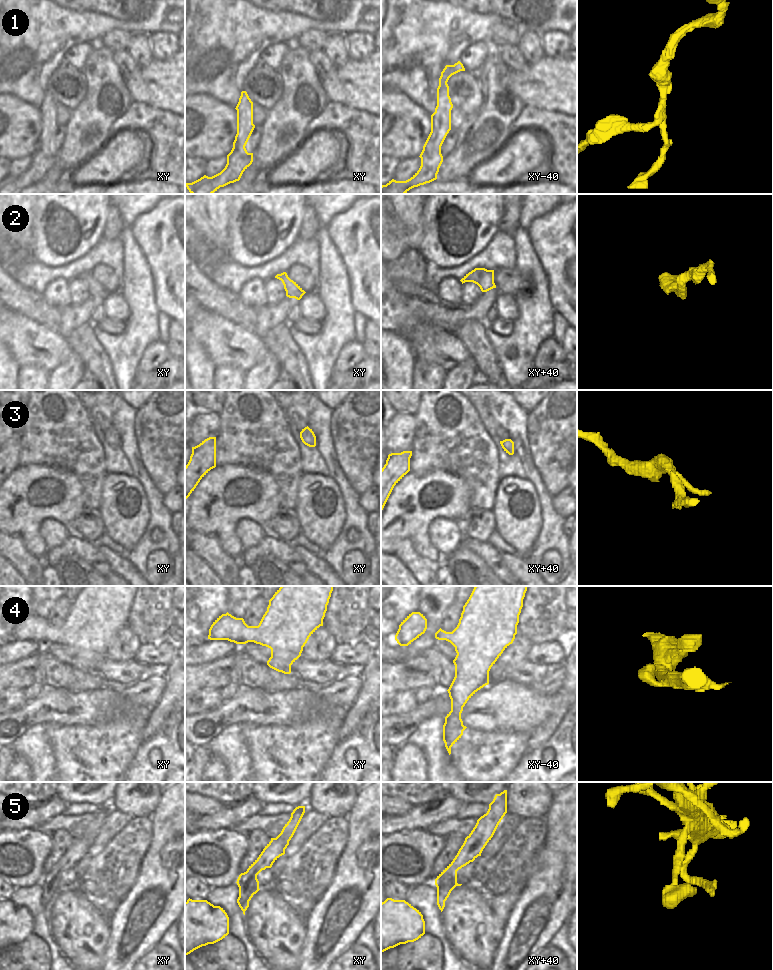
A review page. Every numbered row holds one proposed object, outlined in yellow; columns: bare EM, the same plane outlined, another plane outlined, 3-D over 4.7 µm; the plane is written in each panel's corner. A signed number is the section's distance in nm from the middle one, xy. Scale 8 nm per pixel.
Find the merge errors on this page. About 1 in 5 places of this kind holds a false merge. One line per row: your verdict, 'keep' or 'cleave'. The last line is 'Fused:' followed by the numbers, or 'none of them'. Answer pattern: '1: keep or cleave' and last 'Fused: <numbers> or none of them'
1: cleave
2: keep
3: keep
4: keep
5: keep
Fused: 1

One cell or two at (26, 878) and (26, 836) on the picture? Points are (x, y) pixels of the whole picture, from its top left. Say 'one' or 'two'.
one

